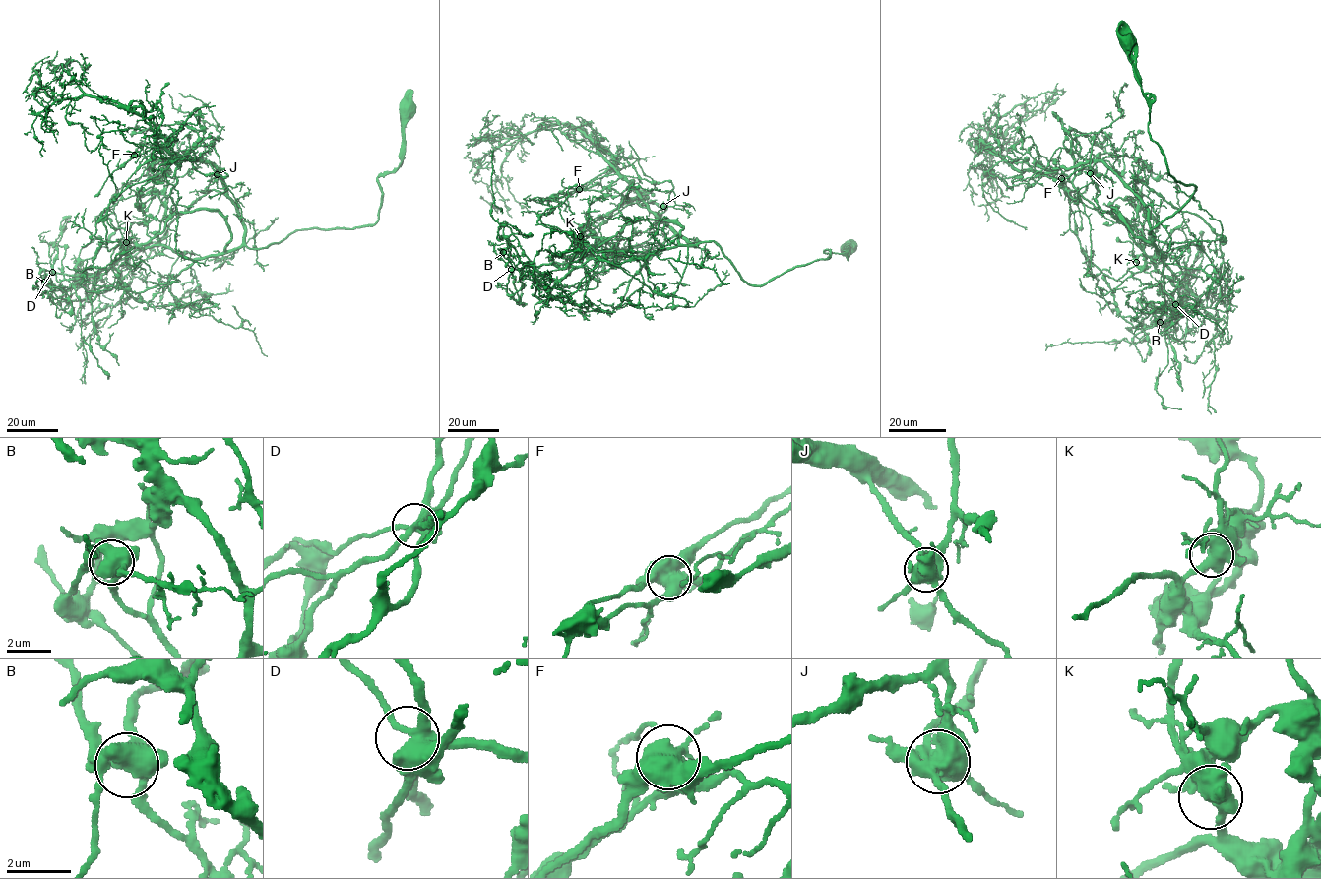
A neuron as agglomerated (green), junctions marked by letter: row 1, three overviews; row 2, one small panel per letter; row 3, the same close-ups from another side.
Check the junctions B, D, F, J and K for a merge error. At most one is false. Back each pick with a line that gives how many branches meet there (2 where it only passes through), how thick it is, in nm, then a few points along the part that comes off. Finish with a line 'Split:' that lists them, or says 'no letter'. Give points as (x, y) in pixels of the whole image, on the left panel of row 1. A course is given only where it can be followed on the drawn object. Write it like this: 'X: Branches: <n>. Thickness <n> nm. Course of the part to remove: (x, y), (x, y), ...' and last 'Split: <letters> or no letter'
J: Branches: 6. Thickness 600 nm. Course of the part to remove: (217, 175), (221, 168), (227, 175), (202, 174), (189, 160), (170, 160), (153, 154), (163, 151)
Split: J

